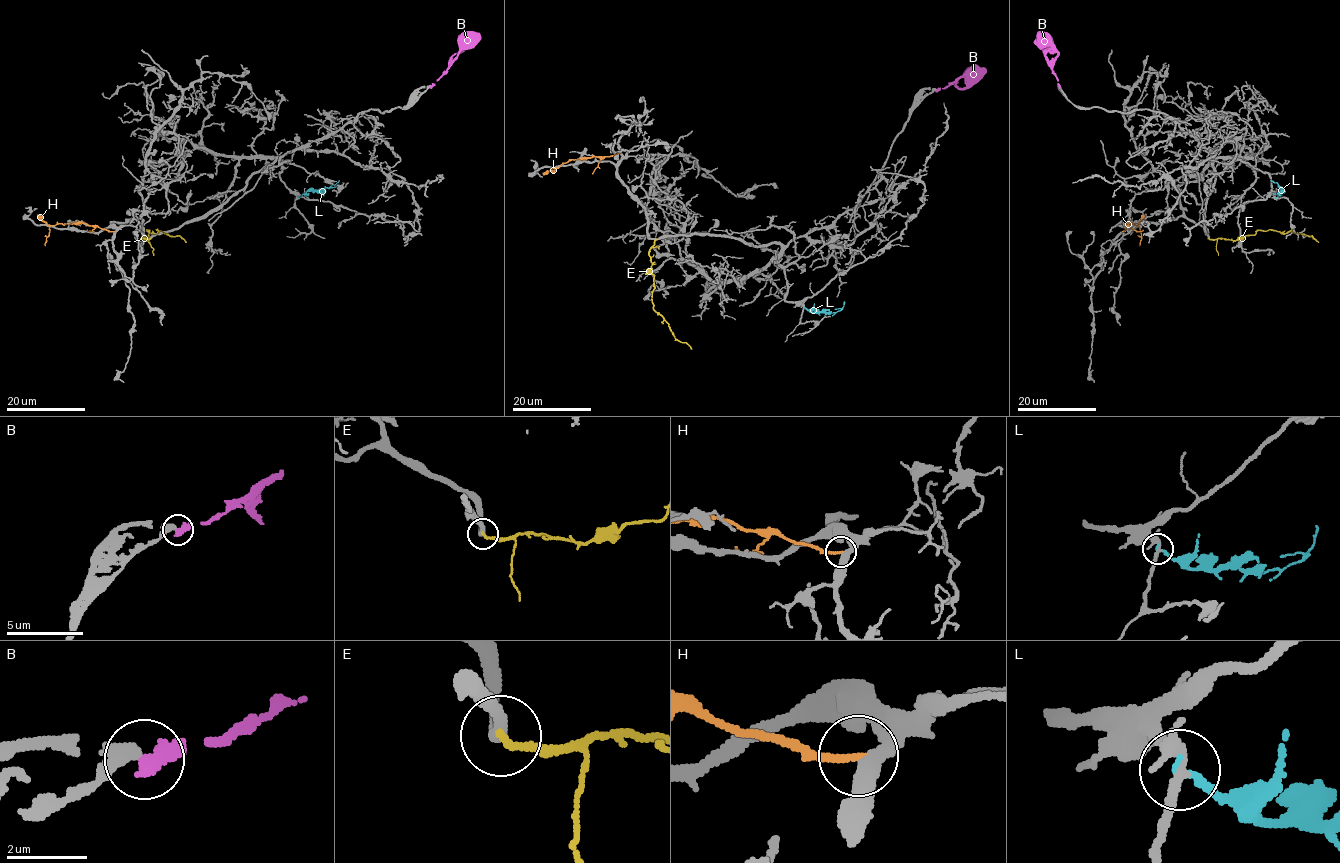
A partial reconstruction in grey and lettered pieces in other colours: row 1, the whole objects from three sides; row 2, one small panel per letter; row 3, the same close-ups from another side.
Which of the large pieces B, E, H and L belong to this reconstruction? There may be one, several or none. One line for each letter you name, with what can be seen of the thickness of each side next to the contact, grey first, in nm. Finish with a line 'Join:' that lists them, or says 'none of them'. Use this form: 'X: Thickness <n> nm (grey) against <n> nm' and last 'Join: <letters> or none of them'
Join: none of them

